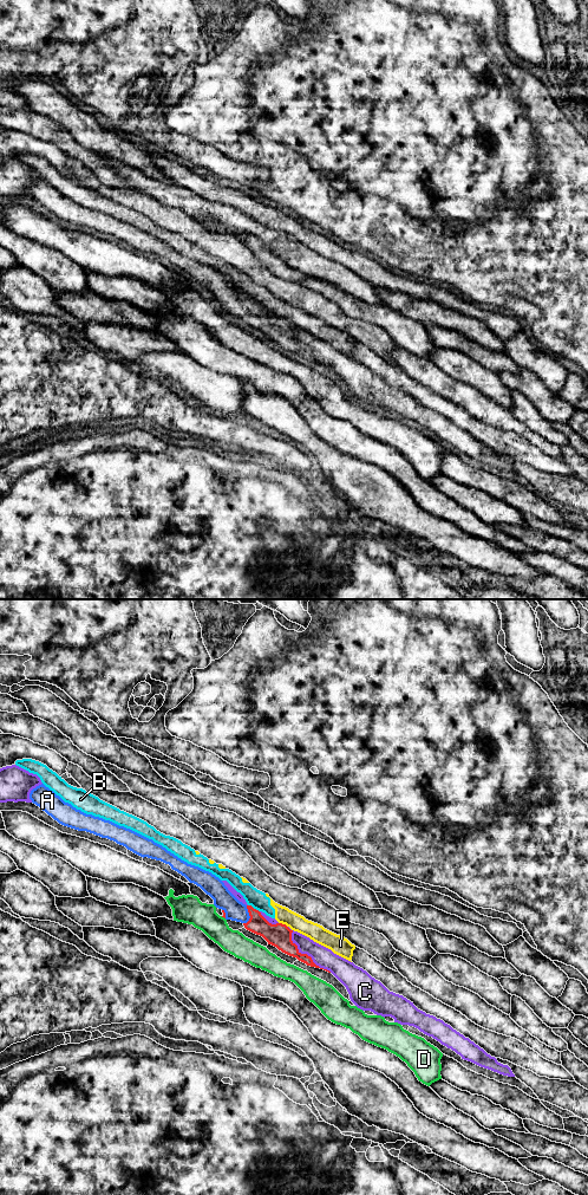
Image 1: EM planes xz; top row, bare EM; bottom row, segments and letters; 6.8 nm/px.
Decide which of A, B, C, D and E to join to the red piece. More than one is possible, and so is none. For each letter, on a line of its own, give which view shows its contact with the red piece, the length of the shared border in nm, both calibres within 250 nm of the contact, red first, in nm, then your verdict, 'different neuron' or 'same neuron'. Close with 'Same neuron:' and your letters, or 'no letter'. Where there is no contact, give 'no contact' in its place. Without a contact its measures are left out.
A: xz | 130 nm | 160/140 nm | same neuron
B: xz | 90 nm | 160/120 nm | different neuron
C: xz | 440 nm | 160/140 nm | different neuron
D: xz | 40 nm | 20/190 nm | different neuron
E: xz | 70 nm | 160/120 nm | different neuron
Same neuron: A

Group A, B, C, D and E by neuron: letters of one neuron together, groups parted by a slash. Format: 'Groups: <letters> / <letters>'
Groups: A / B E / C / D

